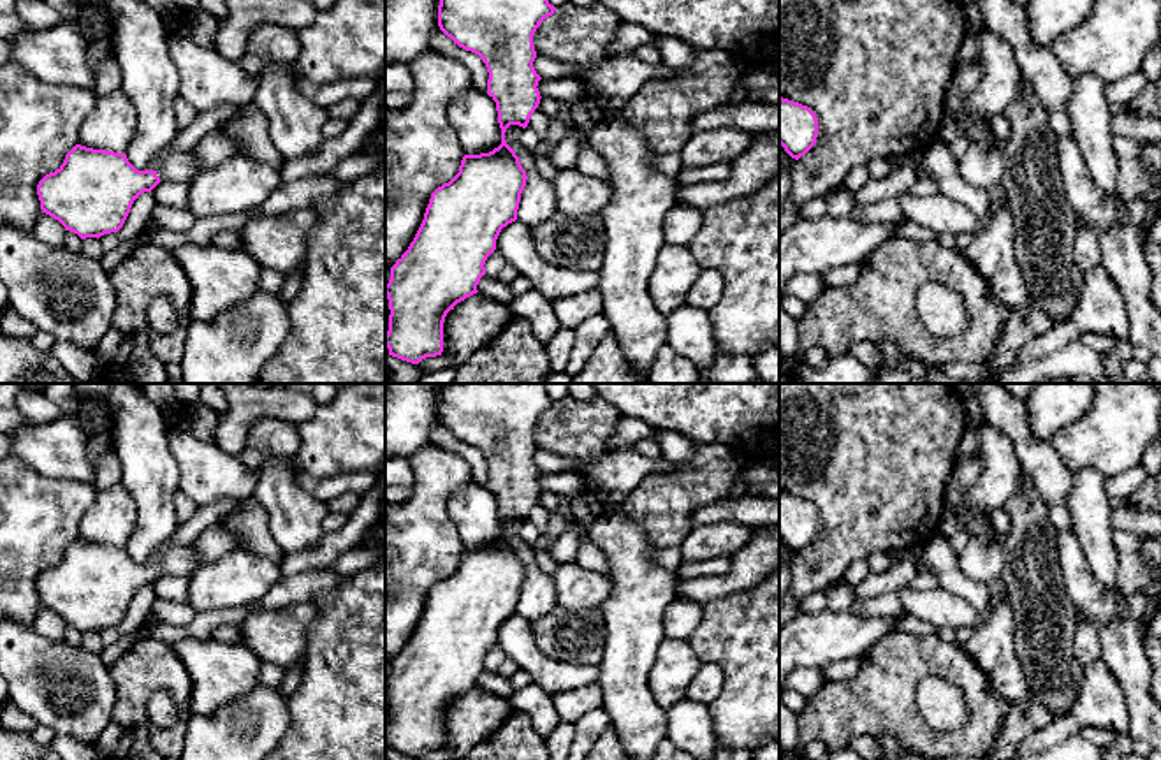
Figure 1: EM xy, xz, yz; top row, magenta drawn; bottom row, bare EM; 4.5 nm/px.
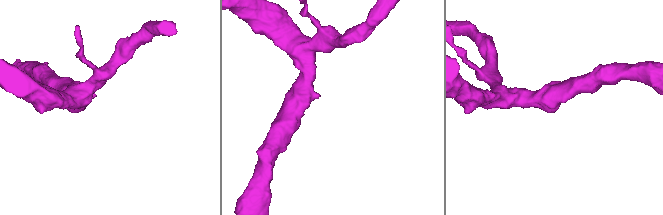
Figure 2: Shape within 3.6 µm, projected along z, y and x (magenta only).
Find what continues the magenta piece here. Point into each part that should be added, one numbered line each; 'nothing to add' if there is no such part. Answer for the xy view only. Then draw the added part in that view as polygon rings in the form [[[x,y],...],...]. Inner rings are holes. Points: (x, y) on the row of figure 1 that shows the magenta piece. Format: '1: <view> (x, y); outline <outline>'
1: xy (180, 166); outline [[[176,151],[172,153],[158,169],[157,176],[160,179],[169,181],[183,181],[192,183],[192,179],[197,176],[197,165],[194,160],[194,153],[190,151]]]

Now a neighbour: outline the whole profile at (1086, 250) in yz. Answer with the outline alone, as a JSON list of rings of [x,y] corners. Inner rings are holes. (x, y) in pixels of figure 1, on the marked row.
[[[1080,229],[1073,243],[1073,257],[1082,274],[1101,264],[1101,250],[1096,236],[1091,230]]]

